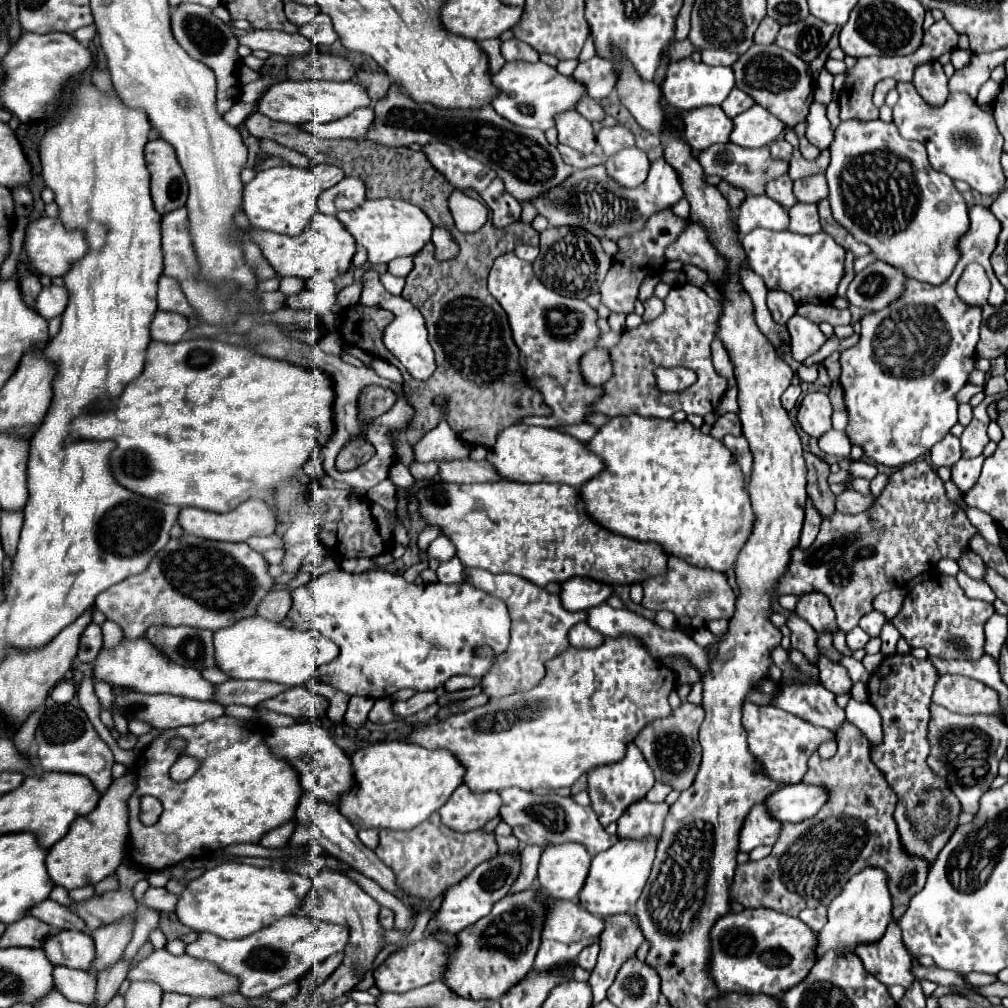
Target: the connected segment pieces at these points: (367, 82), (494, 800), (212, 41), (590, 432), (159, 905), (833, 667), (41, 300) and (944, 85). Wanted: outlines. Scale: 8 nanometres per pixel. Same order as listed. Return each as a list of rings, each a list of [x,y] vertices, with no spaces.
[[[360,70],[358,72],[358,80],[362,82],[362,86],[368,86],[368,94],[372,94],[372,100],[384,98],[384,94],[388,92],[388,86],[390,86],[390,82],[386,80],[386,76],[380,74],[380,72]]]
[[[462,784],[438,810],[438,814],[448,828],[458,832],[472,832],[472,830],[482,830],[486,822],[498,816],[498,810],[500,810],[498,792],[472,794]]]
[[[182,2],[178,8],[172,8],[172,34],[174,34],[176,42],[194,60],[200,60],[208,68],[212,68],[212,72],[216,74],[216,80],[218,80],[218,106],[216,108],[220,110],[220,114],[226,114],[240,98],[240,82],[236,76],[240,56],[236,52],[238,42],[236,42],[232,28],[226,22],[218,20],[210,8],[200,6],[200,4]]]
[[[572,424],[572,426],[556,426],[554,430],[560,430],[572,438],[578,438],[582,442],[588,442],[594,434],[596,434],[596,428],[590,426],[590,424]]]
[[[148,888],[140,900],[146,908],[154,908],[160,912],[174,912],[176,908],[176,894],[170,894],[166,888]]]
[[[820,654],[818,668],[820,668],[820,680],[826,689],[835,695],[850,694],[852,678],[848,676],[848,670],[840,662],[832,662],[824,654]]]
[[[48,286],[48,288],[42,288],[40,296],[36,298],[34,310],[42,318],[50,320],[54,316],[60,316],[64,312],[66,304],[68,304],[68,292],[64,290],[64,286]]]
[[[928,62],[916,68],[912,84],[930,106],[942,106],[948,98],[948,78],[940,62]]]

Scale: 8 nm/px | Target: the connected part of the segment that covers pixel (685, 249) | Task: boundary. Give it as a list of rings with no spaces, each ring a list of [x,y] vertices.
[[[688,222],[676,242],[664,250],[664,256],[668,260],[680,260],[700,266],[710,274],[712,282],[716,282],[716,274],[720,274],[720,266],[724,266],[724,262],[716,258],[716,250],[712,250],[712,246],[704,242],[704,230],[700,230],[700,226],[692,222]]]

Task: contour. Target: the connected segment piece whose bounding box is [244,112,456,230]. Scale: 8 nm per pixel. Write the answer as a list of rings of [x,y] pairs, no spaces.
[[[254,112],[246,118],[246,128],[252,136],[256,138],[270,138],[286,148],[292,148],[296,152],[306,154],[314,162],[326,162],[326,164],[336,164],[340,166],[346,176],[354,176],[364,180],[366,184],[366,198],[368,200],[378,200],[378,198],[402,198],[408,200],[416,206],[420,206],[428,218],[432,220],[434,226],[446,226],[456,230],[450,208],[448,208],[448,198],[454,192],[454,186],[430,164],[424,152],[414,152],[410,148],[390,148],[390,146],[380,146],[372,142],[364,142],[364,146],[352,146],[352,142],[320,142],[312,138],[306,130],[300,130],[298,126],[284,124],[284,122],[272,122],[260,112]]]

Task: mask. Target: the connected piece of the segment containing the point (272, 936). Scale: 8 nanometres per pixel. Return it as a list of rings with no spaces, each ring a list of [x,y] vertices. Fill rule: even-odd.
[[[290,916],[266,926],[264,930],[258,930],[256,934],[250,934],[240,940],[224,940],[216,934],[204,932],[196,942],[188,944],[186,952],[190,956],[220,966],[220,970],[228,970],[228,974],[236,974],[242,982],[240,986],[242,996],[256,998],[288,982],[300,980],[314,964],[324,962],[328,956],[336,952],[342,952],[344,946],[348,944],[350,928],[320,922],[314,920],[312,916]]]

